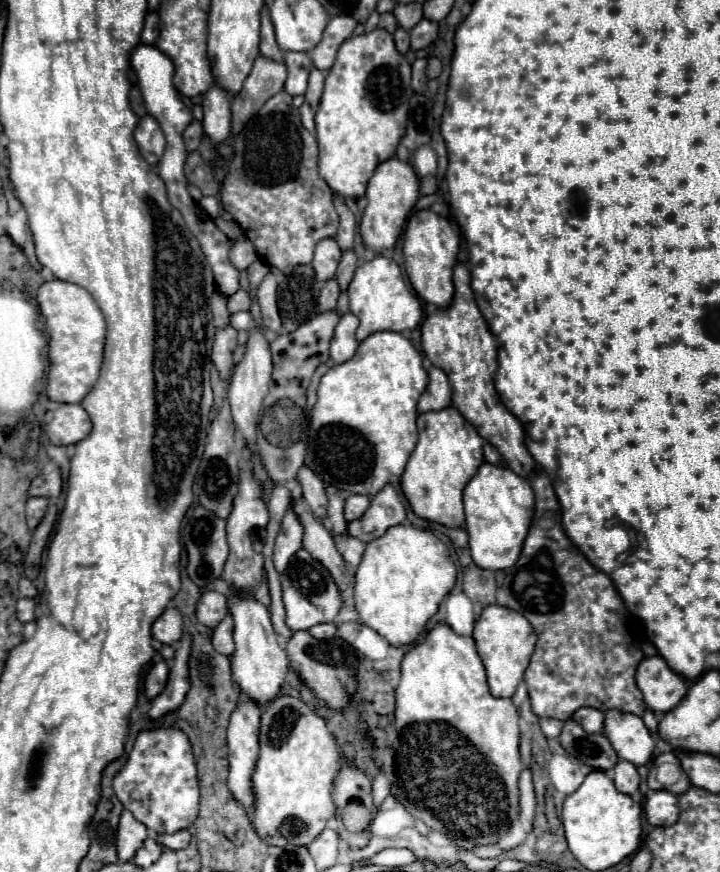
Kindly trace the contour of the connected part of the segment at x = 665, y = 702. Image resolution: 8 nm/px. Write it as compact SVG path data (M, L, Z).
M661 656L643 658L637 668L635 682L643 692L647 708L655 714L673 710L687 694L685 678L673 672Z

